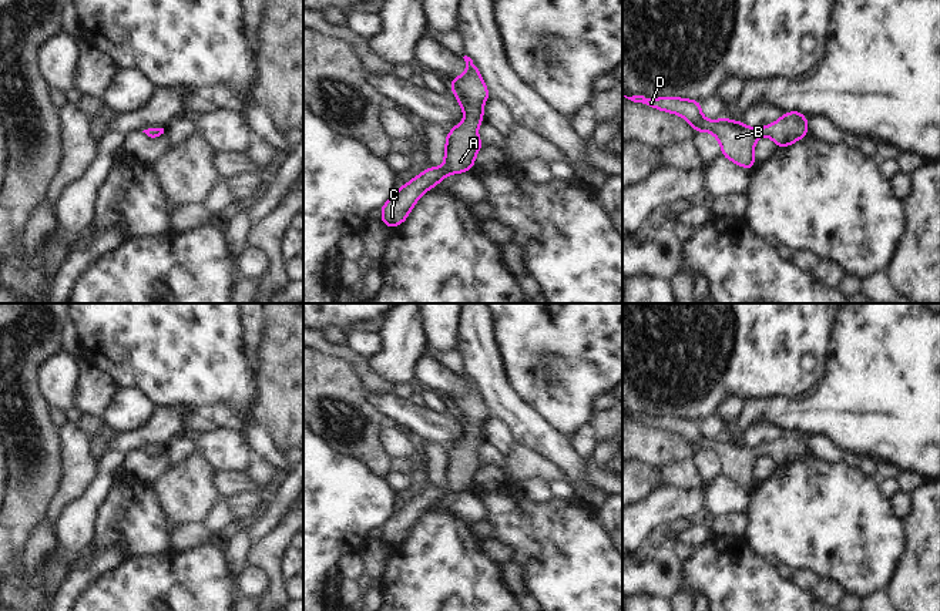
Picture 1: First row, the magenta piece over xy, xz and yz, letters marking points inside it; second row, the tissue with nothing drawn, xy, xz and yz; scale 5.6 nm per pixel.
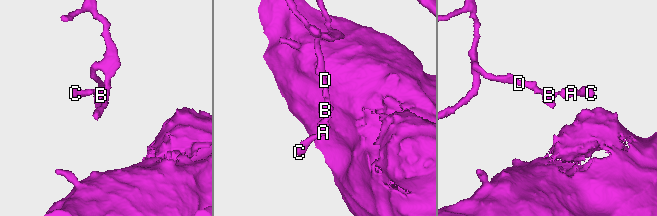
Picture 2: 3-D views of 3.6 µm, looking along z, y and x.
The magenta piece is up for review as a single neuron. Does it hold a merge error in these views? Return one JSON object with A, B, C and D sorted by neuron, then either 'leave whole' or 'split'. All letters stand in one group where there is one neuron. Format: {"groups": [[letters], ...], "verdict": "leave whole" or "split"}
{"groups": [["A", "B", "C", "D"]], "verdict": "leave whole"}

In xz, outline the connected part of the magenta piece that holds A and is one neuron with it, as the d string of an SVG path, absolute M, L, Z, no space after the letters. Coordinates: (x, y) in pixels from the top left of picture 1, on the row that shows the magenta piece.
M467 56L463 57L467 70L463 75L449 81L454 97L461 104L466 120L449 131L446 138L444 165L430 167L410 182L399 188L393 197L380 207L382 222L390 229L404 222L416 201L446 175L469 171L474 167L474 157L483 147L477 127L483 120L483 104L490 98L489 90Z

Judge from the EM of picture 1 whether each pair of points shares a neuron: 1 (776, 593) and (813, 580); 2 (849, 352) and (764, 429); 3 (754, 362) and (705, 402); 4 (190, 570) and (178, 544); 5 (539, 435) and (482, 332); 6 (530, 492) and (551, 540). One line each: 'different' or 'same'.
1: different
2: different
3: same
4: different
5: same
6: different

